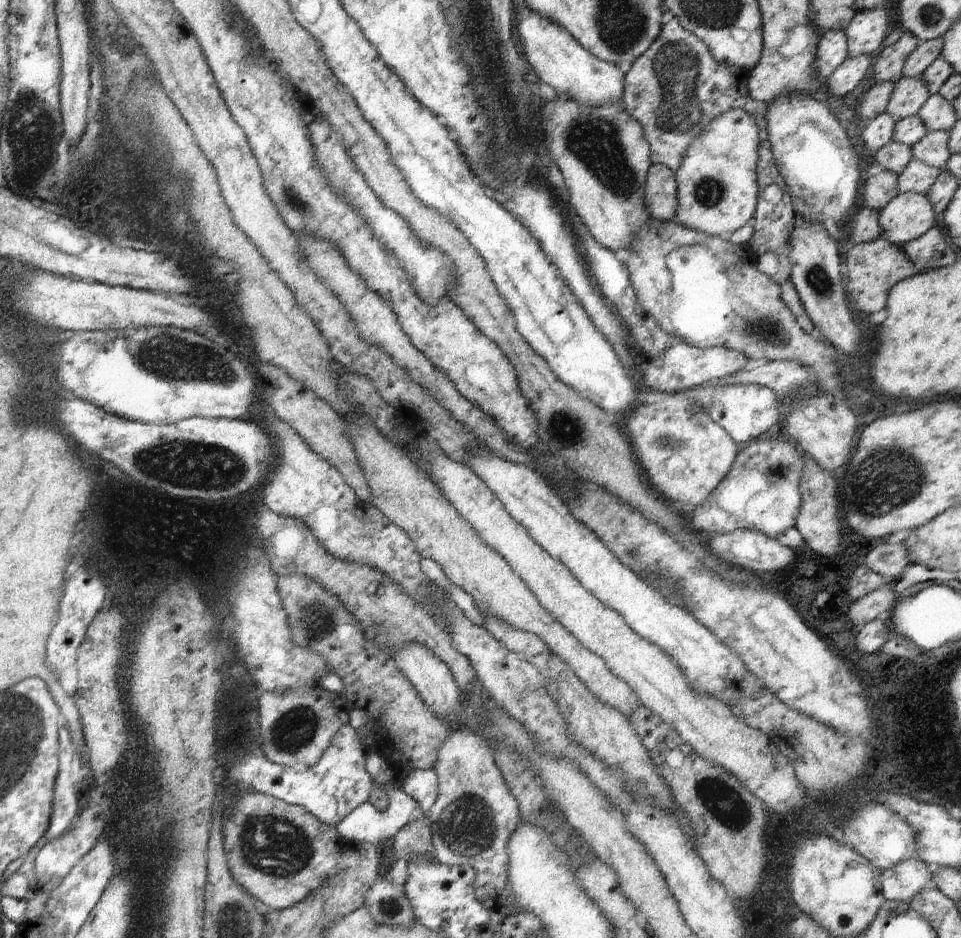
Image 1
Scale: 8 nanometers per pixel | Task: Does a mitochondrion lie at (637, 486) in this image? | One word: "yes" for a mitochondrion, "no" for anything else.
no

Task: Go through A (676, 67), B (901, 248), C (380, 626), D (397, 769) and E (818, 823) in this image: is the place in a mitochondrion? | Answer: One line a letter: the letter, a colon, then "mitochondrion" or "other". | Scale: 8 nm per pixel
A: mitochondrion
B: other
C: mitochondrion
D: other
E: other

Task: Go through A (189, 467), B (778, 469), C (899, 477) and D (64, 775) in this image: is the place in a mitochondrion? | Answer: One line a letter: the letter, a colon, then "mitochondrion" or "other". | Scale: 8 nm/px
A: mitochondrion
B: mitochondrion
C: mitochondrion
D: other

